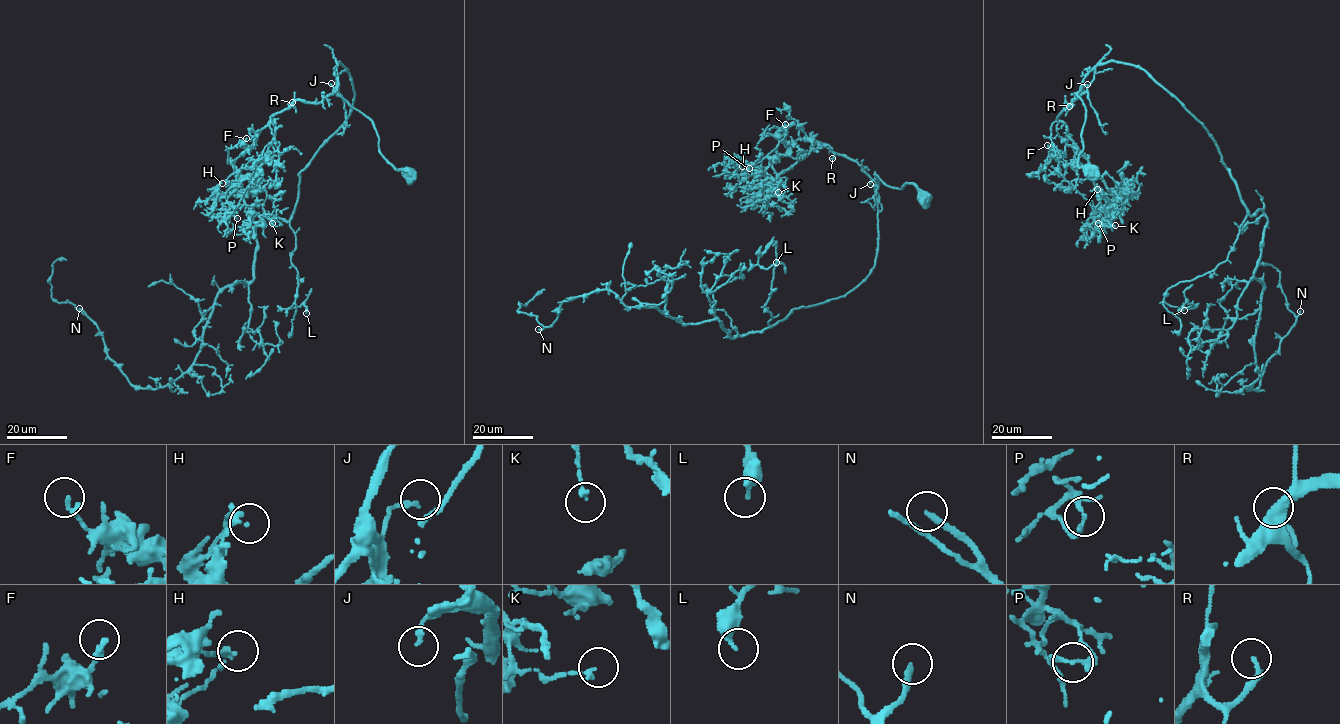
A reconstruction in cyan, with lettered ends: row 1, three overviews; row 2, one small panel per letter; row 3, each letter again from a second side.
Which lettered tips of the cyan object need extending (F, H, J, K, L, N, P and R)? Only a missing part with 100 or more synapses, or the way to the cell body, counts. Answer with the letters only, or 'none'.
N, R

